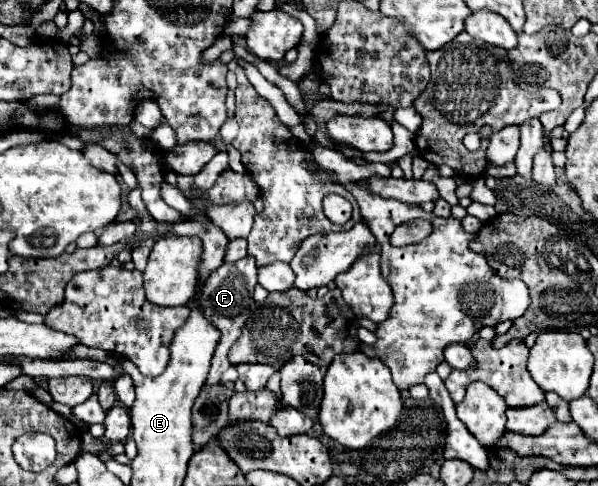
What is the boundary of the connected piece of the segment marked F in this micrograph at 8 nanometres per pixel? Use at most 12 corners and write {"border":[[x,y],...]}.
{"border":[[256,261],[224,263],[200,295],[222,333],[206,385],[230,367],[228,349],[254,309]]}

